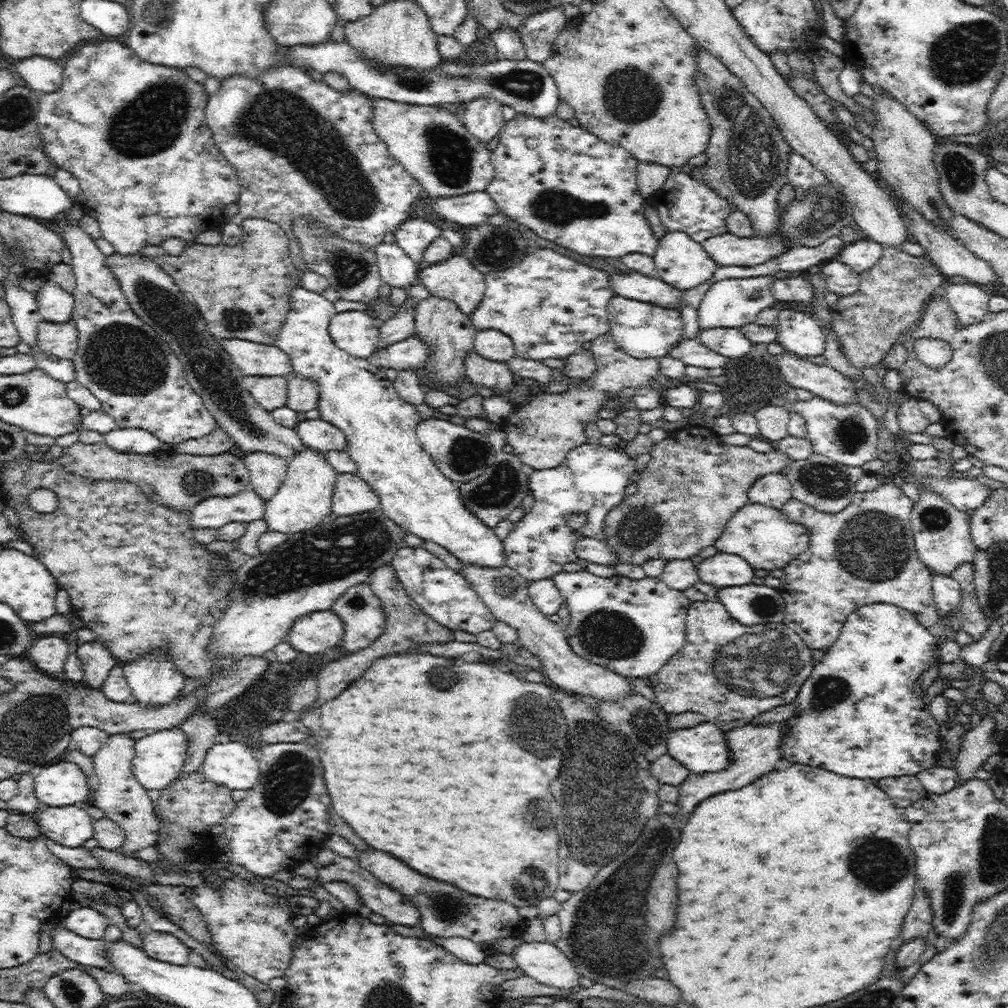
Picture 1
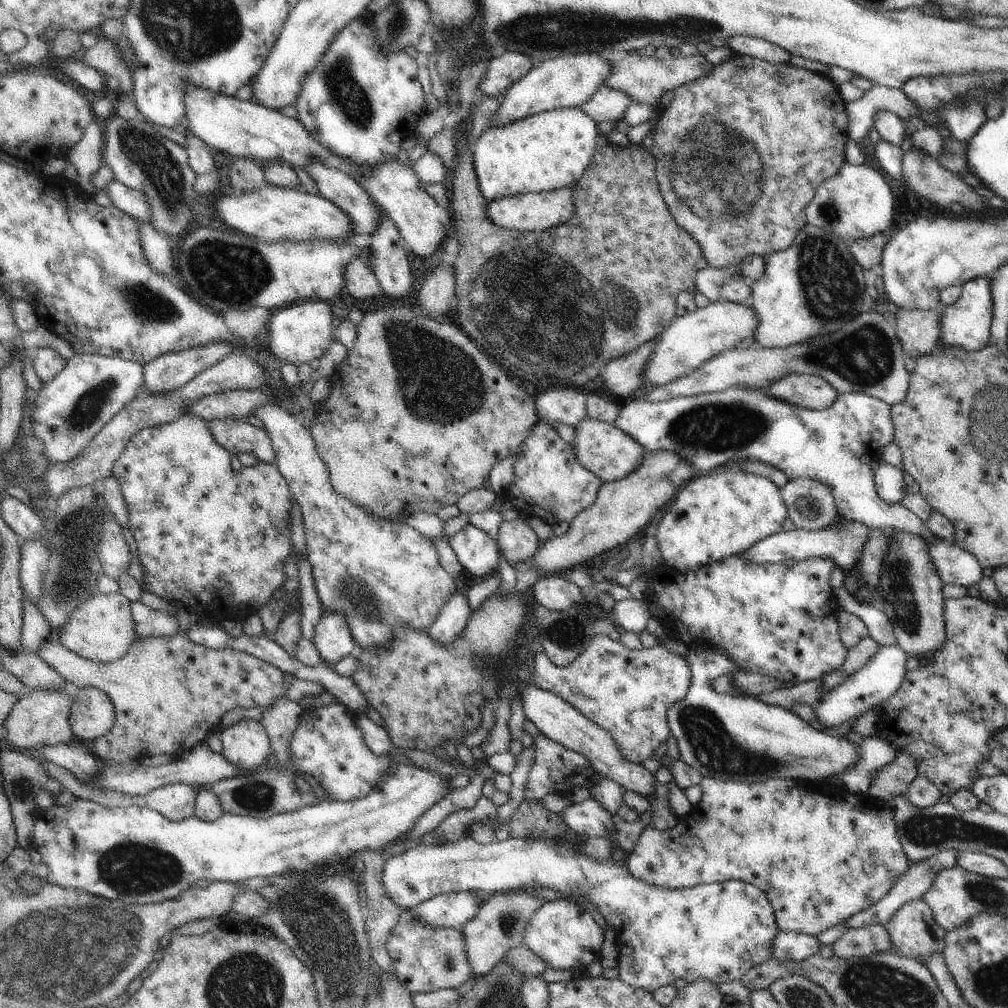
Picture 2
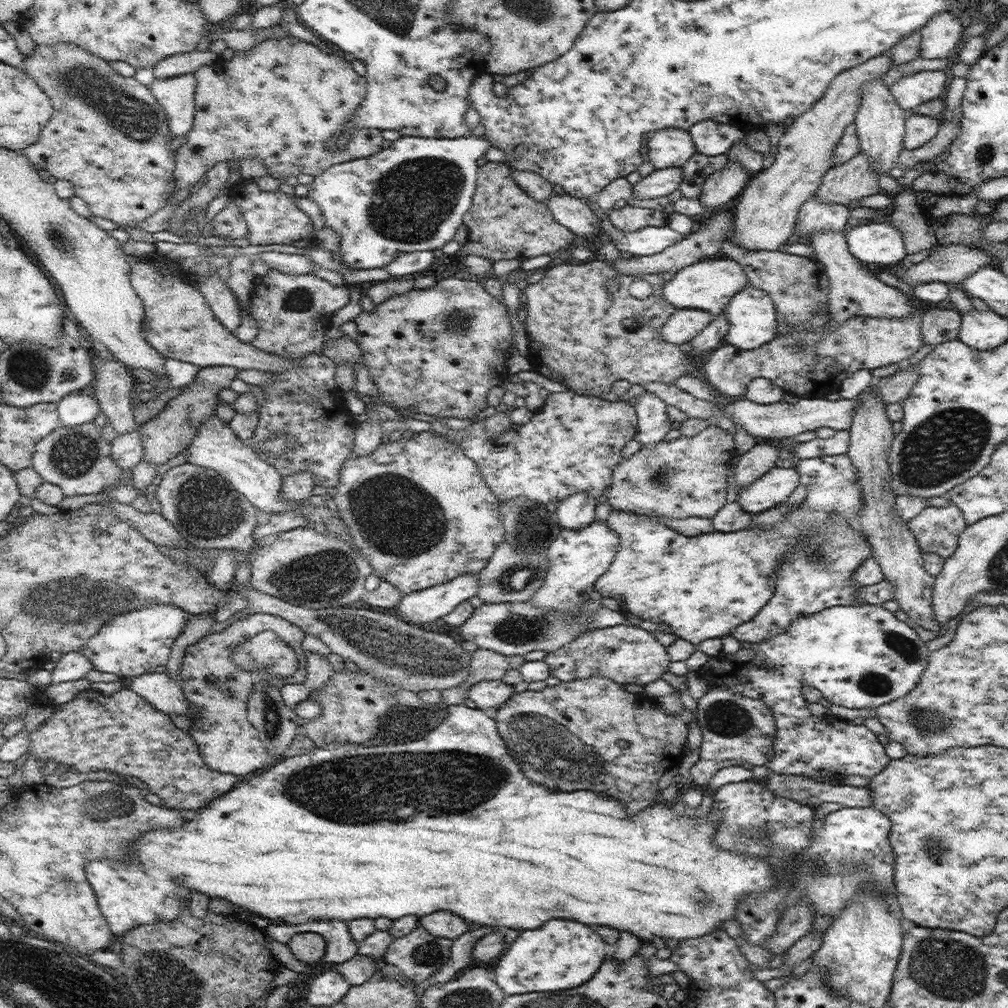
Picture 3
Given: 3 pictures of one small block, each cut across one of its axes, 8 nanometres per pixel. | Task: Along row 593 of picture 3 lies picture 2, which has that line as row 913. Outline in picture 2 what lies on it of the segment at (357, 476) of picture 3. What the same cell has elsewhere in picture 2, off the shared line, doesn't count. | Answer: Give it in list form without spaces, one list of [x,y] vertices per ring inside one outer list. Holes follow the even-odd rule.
[[[409,910],[401,912],[395,928],[385,942],[387,954],[393,962],[393,974],[411,994],[431,994],[439,990],[457,990],[469,978],[473,968],[465,956],[465,938],[457,928],[433,928],[417,922]]]

